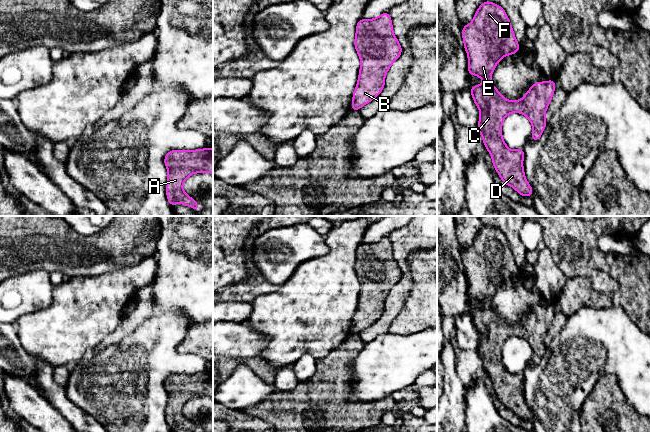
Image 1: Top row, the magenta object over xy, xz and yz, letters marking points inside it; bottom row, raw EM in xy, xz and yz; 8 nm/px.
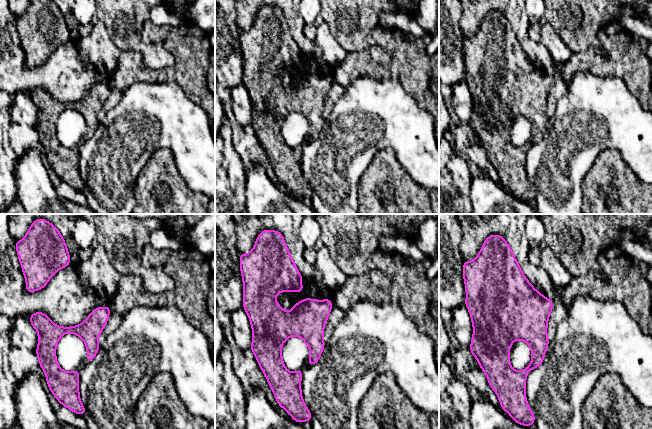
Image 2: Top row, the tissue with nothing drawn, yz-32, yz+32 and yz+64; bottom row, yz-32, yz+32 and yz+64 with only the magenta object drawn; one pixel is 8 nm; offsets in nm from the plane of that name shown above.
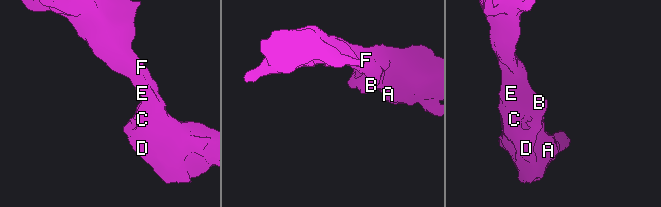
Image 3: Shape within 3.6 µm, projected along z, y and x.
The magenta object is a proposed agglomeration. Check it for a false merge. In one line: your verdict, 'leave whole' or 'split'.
leave whole

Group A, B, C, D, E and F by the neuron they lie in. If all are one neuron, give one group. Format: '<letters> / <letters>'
A B C D E F

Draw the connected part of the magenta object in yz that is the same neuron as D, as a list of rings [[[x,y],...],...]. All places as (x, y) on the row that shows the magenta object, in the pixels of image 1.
[[[490,1],[480,5],[470,24],[462,29],[464,48],[468,54],[469,75],[476,75],[484,80],[483,84],[470,89],[473,100],[480,110],[478,131],[484,145],[492,157],[492,163],[504,184],[513,187],[520,195],[531,197],[533,189],[526,180],[523,169],[524,150],[512,150],[507,147],[502,137],[502,124],[505,117],[513,112],[524,114],[532,124],[532,141],[537,141],[547,126],[545,113],[553,97],[556,83],[554,80],[536,82],[521,100],[509,101],[504,98],[491,83],[491,74],[497,63],[507,55],[515,54],[520,46],[504,9]]]

